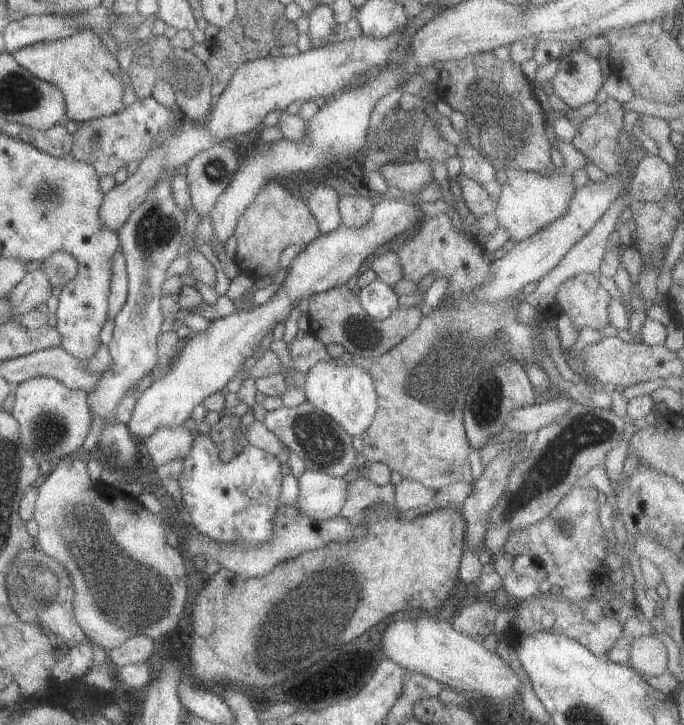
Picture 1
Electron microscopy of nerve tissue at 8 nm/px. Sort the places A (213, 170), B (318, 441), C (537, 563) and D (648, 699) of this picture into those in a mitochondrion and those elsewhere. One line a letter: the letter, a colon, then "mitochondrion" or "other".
A: mitochondrion
B: mitochondrion
C: other
D: other

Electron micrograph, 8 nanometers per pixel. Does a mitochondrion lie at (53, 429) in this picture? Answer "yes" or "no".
yes

